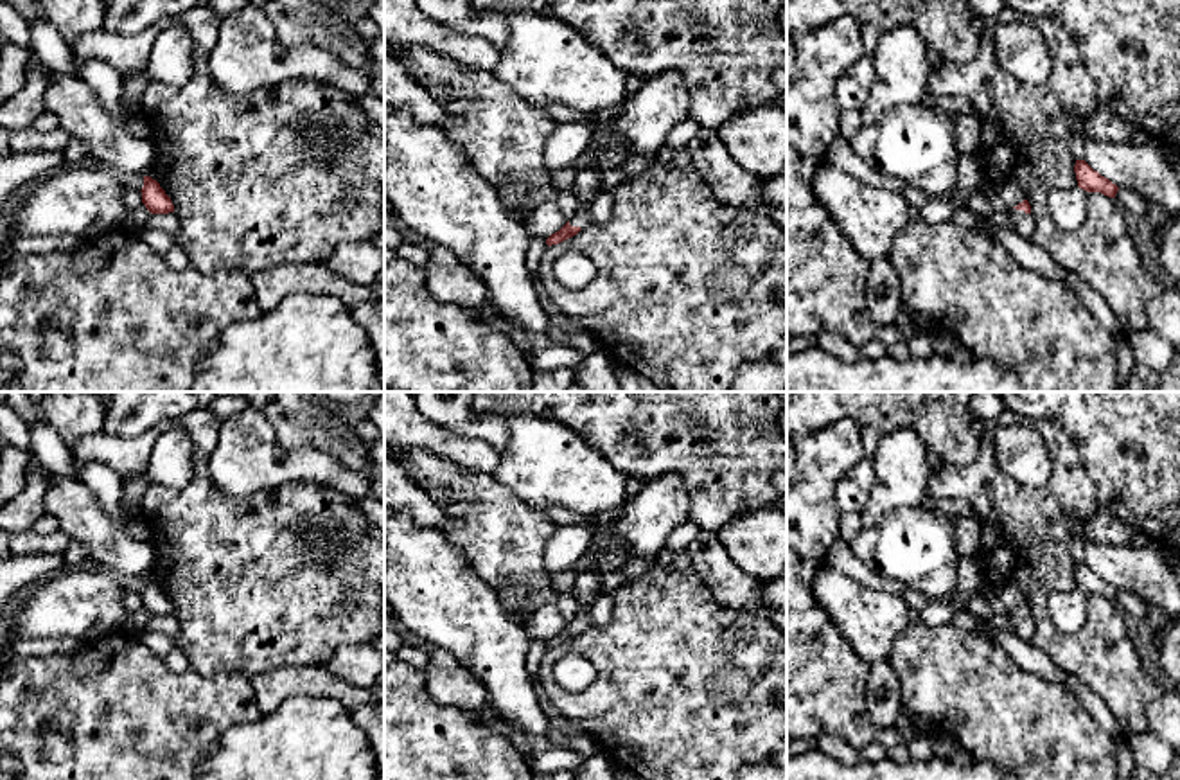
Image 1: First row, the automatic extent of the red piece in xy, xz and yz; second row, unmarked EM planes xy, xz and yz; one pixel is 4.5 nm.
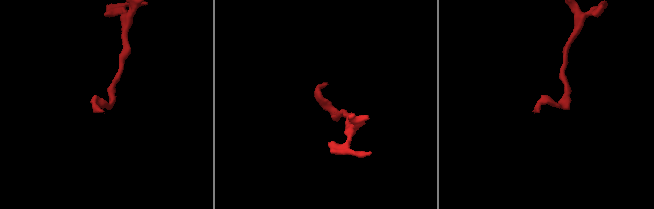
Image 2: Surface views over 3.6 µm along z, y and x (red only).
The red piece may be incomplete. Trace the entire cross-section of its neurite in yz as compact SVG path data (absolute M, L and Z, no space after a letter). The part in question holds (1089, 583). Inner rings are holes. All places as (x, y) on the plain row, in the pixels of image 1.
M1076 563L1074 575L1079 591L1115 600L1119 589L1094 573L1085 563Z

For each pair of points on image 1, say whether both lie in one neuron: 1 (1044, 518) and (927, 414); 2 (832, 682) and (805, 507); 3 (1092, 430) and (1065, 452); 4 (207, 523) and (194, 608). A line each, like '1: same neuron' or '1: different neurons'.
1: different neurons
2: same neuron
3: different neurons
4: same neuron

